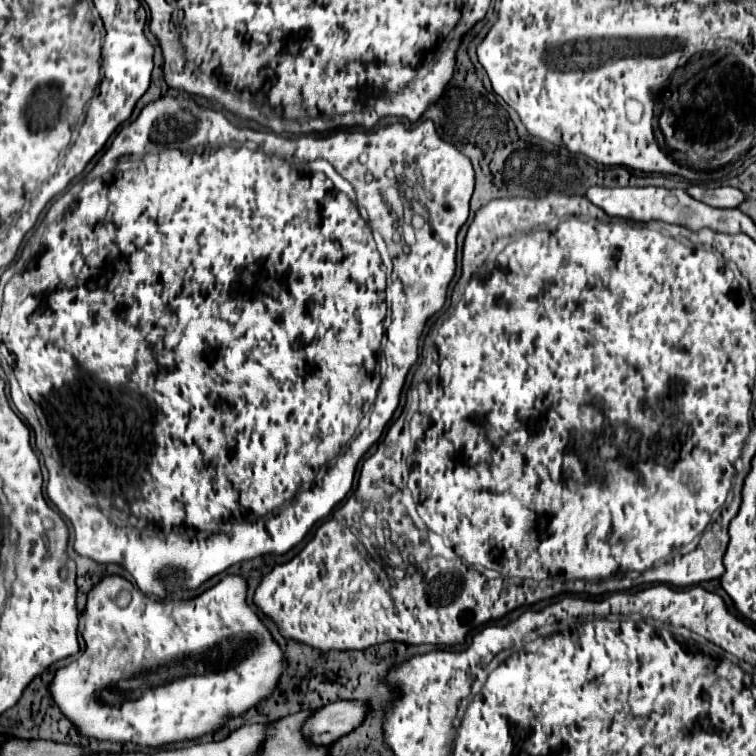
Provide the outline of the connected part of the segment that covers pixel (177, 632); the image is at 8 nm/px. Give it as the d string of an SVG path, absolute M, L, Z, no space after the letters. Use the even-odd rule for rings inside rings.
M119 576L103 578L87 596L85 626L83 626L83 632L81 632L83 638L85 638L87 648L67 668L57 670L57 674L55 674L53 682L51 682L53 700L57 702L61 712L77 726L77 730L83 736L97 738L97 740L135 742L135 744L155 748L155 746L163 746L163 744L169 744L169 742L189 740L189 738L197 738L197 736L203 736L207 732L219 730L227 716L239 716L239 714L247 712L251 706L255 706L257 702L261 702L263 698L267 698L275 690L275 684L279 682L279 676L281 676L281 670L283 670L281 648L273 642L271 634L267 632L263 622L255 616L253 608L245 604L245 592L247 592L247 582L241 576L227 576L227 578L223 578L223 582L219 582L217 586L209 588L207 592L203 592L201 596L191 598L191 600L183 600L181 596L171 596L171 598L165 598L165 600L153 600L153 596L145 596L131 582L127 582L127 580L119 578ZM123 590L131 594L131 602L121 608L121 606L117 606L115 600L117 600L117 594L123 592Z

